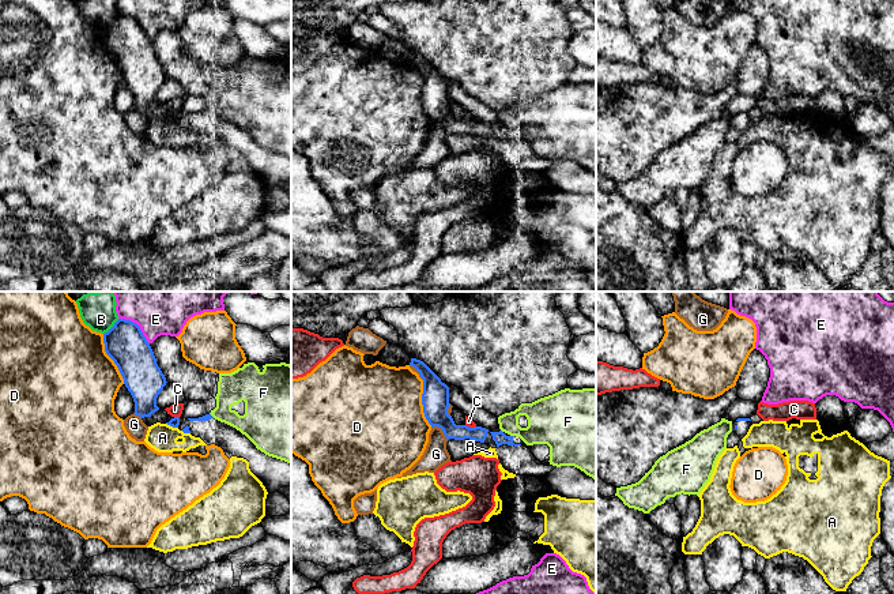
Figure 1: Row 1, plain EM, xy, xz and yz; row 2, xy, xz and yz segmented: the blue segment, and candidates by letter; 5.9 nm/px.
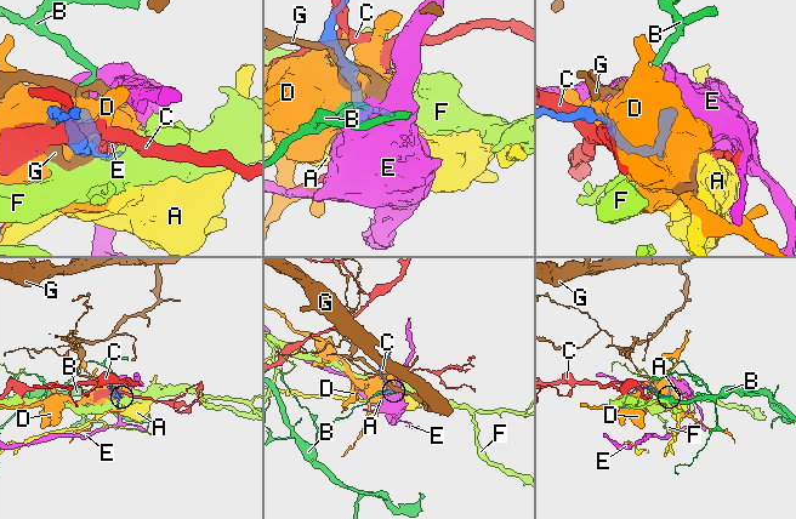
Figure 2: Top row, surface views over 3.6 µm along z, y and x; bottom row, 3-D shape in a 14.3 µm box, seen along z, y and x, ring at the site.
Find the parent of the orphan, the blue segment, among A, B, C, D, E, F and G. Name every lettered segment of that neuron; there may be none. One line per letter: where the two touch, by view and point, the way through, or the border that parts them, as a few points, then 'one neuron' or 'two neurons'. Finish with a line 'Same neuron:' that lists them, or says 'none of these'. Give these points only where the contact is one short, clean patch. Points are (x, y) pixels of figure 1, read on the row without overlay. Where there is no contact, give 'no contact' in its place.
A: meets blue in xy at (172, 120); border along xy (166, 117), (177, 123); two neurons
B: meets blue in xy at (112, 22); border along xy (119, 14), (104, 29); two neurons
C: meets blue in xz at (471, 123); two neurons
D: meets blue in xy at (110, 52); two neurons
E: meets blue in xy at (138, 21); border along xy (119, 12), (132, 15), (148, 38); two neurons
F: meets blue in xy at (211, 111); two neurons
G: meets blue in xz at (441, 123); two neurons
Same neuron: none of these

